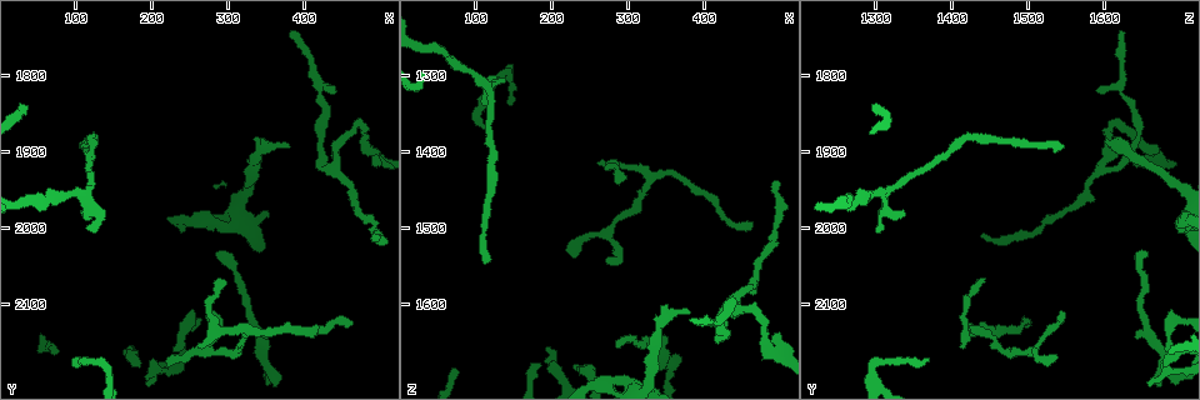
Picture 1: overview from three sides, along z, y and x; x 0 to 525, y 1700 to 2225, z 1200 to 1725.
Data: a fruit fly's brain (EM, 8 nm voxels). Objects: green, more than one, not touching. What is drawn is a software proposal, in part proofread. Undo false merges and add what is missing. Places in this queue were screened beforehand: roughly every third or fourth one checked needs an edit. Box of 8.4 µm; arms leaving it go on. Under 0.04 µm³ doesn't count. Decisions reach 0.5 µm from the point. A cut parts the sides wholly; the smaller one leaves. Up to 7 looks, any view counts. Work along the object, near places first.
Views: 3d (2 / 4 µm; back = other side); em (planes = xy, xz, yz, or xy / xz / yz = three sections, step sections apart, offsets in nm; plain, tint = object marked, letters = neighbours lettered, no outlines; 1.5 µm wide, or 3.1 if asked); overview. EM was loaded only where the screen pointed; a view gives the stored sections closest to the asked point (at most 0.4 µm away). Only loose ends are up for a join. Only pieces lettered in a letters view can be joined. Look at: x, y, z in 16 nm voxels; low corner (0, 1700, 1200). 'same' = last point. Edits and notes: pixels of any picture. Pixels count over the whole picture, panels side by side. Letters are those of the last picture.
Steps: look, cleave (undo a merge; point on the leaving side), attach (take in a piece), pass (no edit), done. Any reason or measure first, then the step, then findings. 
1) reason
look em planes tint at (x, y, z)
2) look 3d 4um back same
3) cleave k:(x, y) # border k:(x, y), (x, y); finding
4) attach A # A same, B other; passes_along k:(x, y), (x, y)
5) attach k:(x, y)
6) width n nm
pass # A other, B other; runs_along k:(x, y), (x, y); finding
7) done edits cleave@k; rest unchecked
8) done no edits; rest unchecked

branch stops here
look em yz step 4 tint at (285, 2065, 1440)

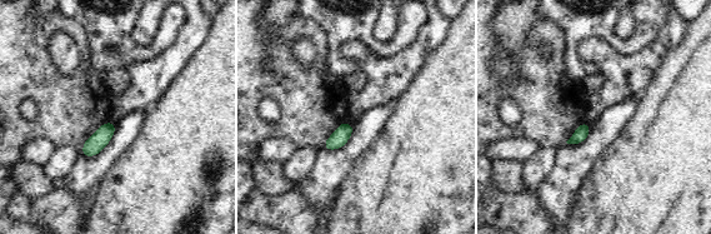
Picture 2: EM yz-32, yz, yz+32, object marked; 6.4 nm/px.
another direction
look em planes letters same

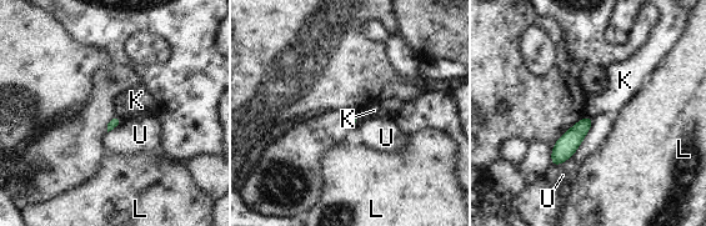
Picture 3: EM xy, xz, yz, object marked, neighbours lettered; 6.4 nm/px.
pass # K other, L other, U other; border 3:(585, 116), (594, 119); no lettered piece goes on from it

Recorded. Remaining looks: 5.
an open end
look 3d 4um at (490, 2005, 1435)

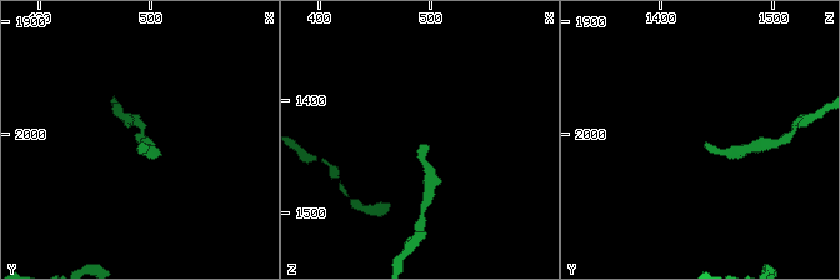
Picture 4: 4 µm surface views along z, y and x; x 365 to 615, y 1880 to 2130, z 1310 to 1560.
look em xy step 8 letters at (492, 2008, 1438)

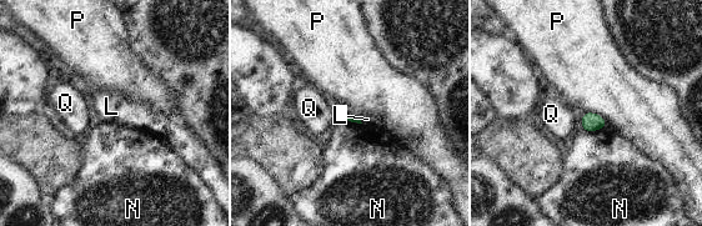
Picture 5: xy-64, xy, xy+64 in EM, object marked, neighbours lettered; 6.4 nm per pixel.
cut it another way
look em planes letters same

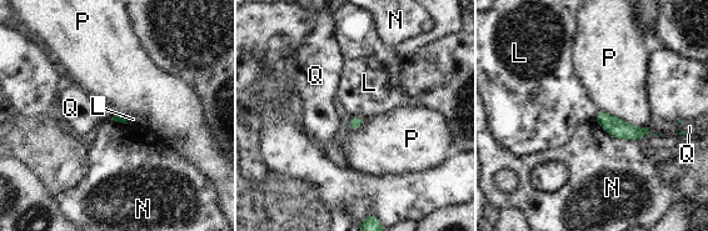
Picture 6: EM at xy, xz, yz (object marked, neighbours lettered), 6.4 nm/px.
pass # L other, N other, P other, Q other; border 6:(363, 116), (352, 117); none of them fits

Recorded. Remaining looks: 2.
sharp bend
look em planes letters at (475, 1860, 1615)

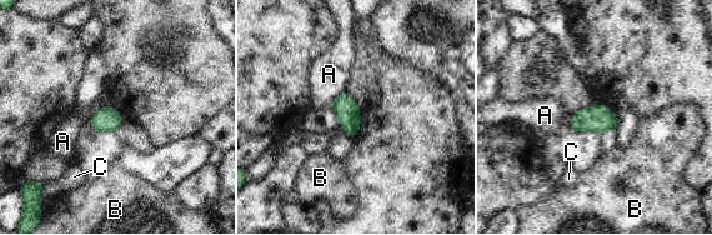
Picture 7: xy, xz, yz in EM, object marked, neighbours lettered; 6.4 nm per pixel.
pass # A other, B other, C other; all the same neuron

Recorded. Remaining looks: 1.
done no edits; rest unchecked

